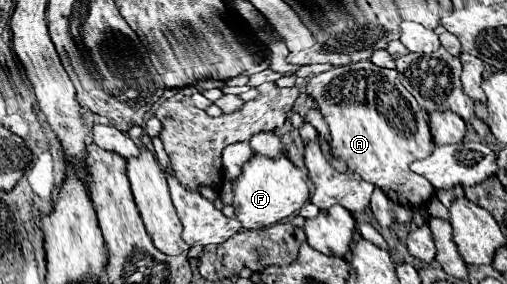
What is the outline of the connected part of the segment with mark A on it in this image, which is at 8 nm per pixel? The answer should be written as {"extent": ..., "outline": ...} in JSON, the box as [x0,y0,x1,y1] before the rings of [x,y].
{"extent":[307,60,435,208],"outline":[[[361,60],[347,66],[337,66],[323,74],[313,76],[307,86],[307,92],[319,104],[319,110],[329,126],[333,156],[345,160],[351,172],[357,172],[365,182],[371,182],[377,188],[381,188],[395,204],[419,208],[421,204],[431,200],[435,190],[433,184],[425,180],[423,176],[409,170],[409,164],[413,160],[427,158],[431,150],[435,148],[431,132],[429,132],[429,114],[417,104],[417,100],[399,82],[397,70],[377,68],[371,60]]]}

